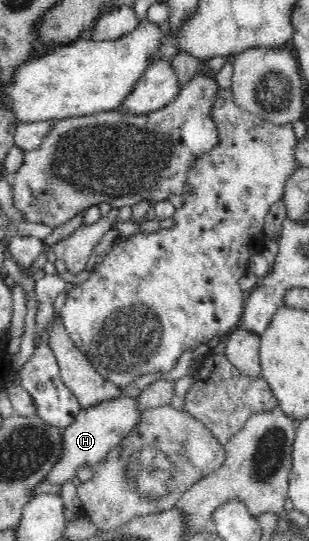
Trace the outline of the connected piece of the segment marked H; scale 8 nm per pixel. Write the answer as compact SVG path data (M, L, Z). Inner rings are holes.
M123 394L118 400L102 403L101 406L93 406L89 410L81 410L75 417L75 422L63 429L61 433L61 448L57 463L49 469L43 482L51 482L63 485L73 481L79 468L100 464L110 451L120 443L133 425L140 419L140 408L135 394Z

